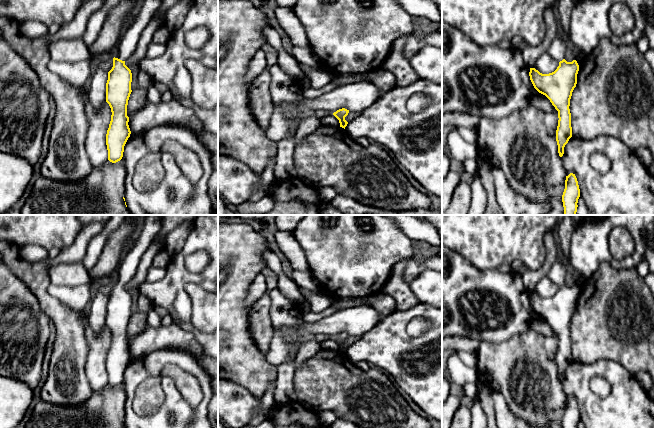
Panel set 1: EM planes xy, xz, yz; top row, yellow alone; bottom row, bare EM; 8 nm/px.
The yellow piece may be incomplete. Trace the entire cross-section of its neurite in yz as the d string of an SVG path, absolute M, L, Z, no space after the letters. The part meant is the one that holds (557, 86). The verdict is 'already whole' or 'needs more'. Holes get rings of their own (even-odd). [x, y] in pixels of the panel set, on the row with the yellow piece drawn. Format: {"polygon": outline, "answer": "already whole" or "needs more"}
{"polygon": "M559 31L554 37L548 53L559 61L557 69L549 74L542 74L530 68L529 76L534 88L545 95L558 111L556 141L559 156L564 154L564 147L572 137L570 99L577 84L579 65L576 60L567 62L565 52L569 43L568 35Z", "answer": "needs more"}

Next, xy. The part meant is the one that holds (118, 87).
{"polygon": "M144 0L137 17L124 29L115 48L118 57L113 58L113 67L108 72L106 83L106 102L112 112L106 145L108 160L112 163L122 159L124 146L131 134L127 105L132 92L132 73L125 61L135 52L143 30L155 16L160 4L161 0Z", "answer": "needs more"}

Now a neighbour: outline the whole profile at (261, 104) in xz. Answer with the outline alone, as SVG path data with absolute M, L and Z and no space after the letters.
M264 69L251 83L249 89L249 106L258 125L267 130L274 111L274 102L270 90L271 75Z

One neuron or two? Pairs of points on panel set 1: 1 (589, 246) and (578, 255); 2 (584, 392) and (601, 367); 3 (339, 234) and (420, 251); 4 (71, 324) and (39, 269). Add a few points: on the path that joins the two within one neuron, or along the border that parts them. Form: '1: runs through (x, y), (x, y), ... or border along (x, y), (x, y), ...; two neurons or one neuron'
1: runs through (586, 249), (581, 254); one neuron
2: runs through (584, 385), (584, 379), (594, 369); one neuron
3: border along (415, 242), (413, 257); two neurons
4: runs through (57, 311), (44, 298), (39, 288), (39, 283); one neuron

